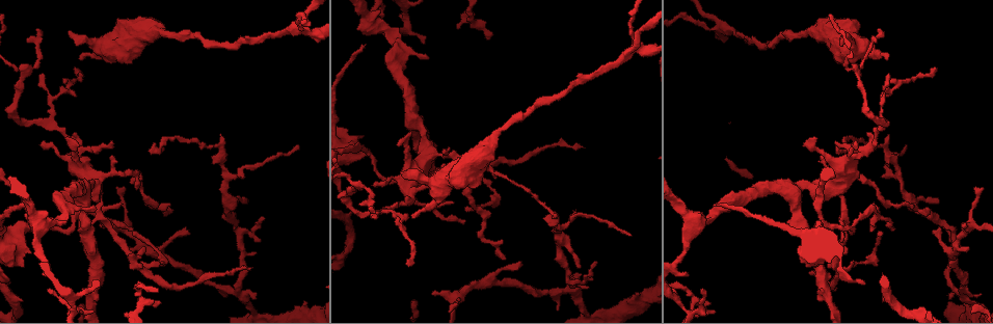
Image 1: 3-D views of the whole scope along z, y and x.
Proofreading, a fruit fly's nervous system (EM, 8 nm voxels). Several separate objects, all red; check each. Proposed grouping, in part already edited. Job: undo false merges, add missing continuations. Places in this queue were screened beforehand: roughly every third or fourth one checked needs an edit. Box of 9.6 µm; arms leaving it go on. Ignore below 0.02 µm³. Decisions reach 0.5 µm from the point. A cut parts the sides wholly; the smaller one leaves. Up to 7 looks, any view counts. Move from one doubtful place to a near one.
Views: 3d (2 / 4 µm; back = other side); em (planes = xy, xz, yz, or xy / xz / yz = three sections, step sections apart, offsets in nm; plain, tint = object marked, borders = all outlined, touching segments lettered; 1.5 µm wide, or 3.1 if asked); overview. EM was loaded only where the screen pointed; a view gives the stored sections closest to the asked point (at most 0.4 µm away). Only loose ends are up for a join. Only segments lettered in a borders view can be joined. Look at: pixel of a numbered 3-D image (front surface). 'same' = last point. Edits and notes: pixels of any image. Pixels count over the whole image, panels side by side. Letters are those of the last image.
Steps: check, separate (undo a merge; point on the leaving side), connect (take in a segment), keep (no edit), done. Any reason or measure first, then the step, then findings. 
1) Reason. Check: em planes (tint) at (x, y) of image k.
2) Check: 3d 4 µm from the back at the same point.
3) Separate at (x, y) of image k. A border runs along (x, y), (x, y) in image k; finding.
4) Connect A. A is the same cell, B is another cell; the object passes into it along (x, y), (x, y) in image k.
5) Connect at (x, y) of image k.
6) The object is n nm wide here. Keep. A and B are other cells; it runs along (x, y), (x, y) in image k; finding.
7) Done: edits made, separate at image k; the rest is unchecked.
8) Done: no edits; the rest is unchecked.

Looks like a crossing. Check: em xz step 8 (tint) at (633, 47) of image 1.

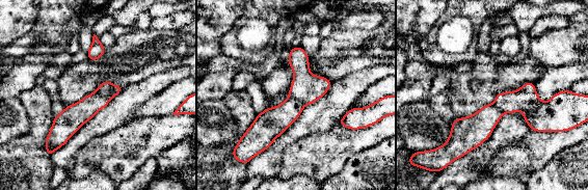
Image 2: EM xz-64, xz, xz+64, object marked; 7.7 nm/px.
Cut it another way. Check: em planes (tint) at the same point.

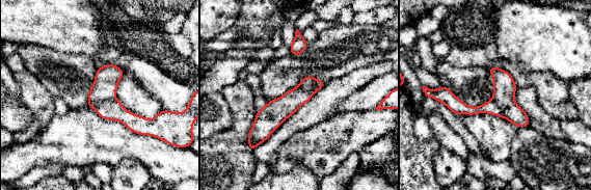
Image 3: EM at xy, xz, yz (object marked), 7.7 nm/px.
Check: em planes (borders) at the same point.

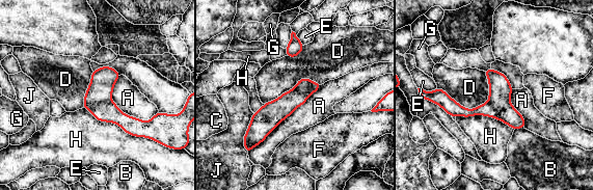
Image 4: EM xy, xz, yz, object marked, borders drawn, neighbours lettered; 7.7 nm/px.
Separate at (108, 111) of image 4. A, B, C, D, E, F, G, H and J are other cells; a border runs along (110, 101), (100, 103), (90, 111) in image 4; two cells meet here.

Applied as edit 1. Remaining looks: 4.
Redraw. Check: overview.

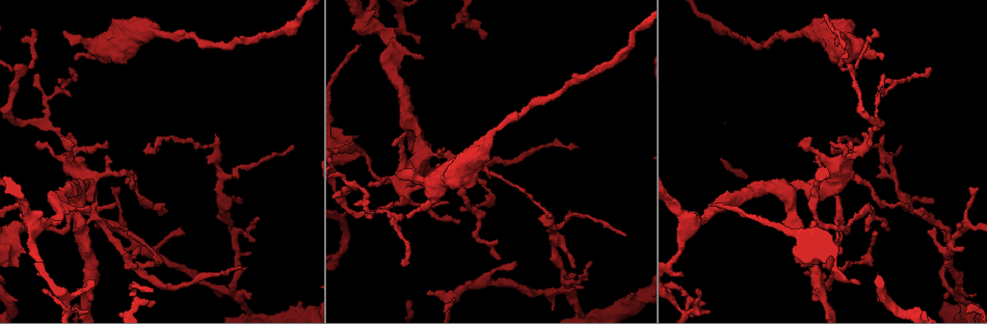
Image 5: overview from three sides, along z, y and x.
Branch stops here. Check: em planes (tint) at (38, 142) of image 5.

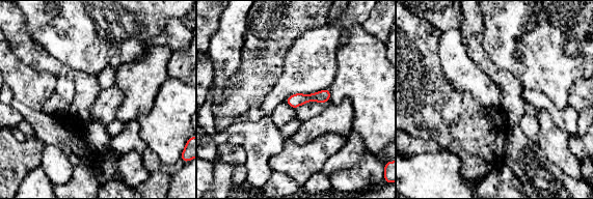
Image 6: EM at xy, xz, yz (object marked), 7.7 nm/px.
Check: em planes (borders) at the same point.

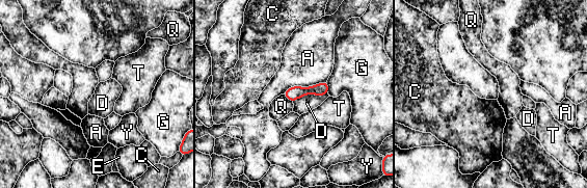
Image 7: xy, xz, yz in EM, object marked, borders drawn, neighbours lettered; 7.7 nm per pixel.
Keep. A, C, D, E, G, Q, T and Y are other cells; it runs along (325, 85), (320, 89), (287, 94) in image 7; no lettered segment goes on from it.

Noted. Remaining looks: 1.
Done: edits made, separate at image 4; the rest is unchecked.

